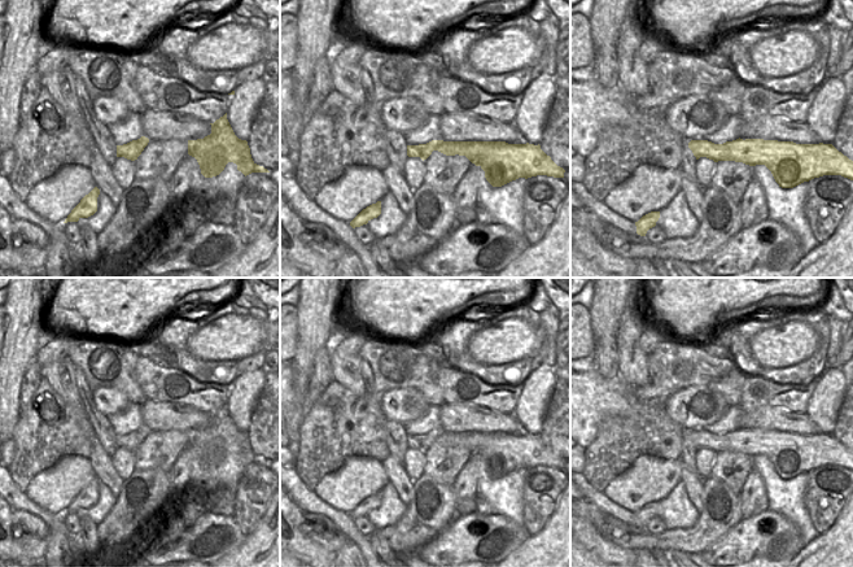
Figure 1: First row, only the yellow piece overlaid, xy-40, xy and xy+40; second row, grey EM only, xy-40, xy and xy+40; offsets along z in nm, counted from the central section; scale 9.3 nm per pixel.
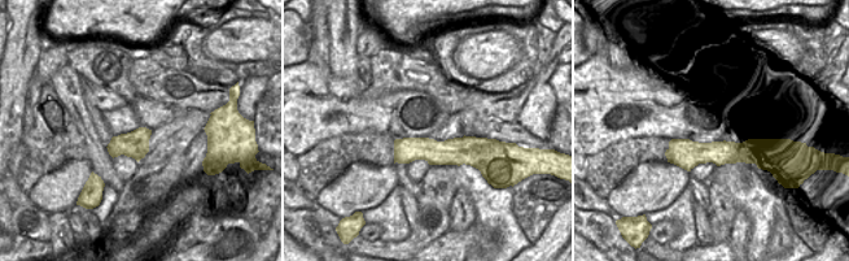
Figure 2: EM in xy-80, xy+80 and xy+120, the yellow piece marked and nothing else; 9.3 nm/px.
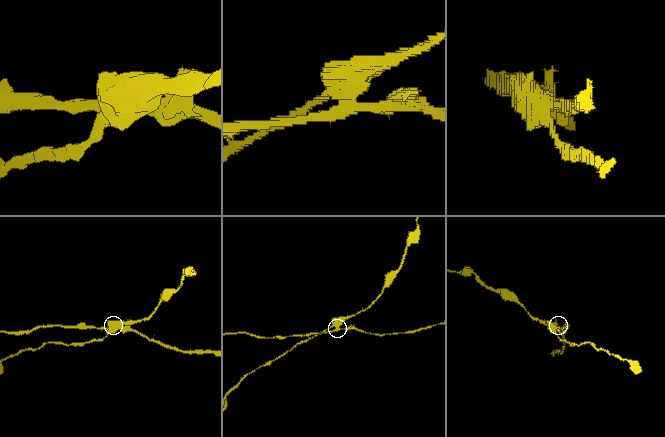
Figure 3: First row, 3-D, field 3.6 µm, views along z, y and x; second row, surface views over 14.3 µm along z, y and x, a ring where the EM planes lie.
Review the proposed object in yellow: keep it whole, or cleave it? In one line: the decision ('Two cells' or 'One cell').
Two cells.

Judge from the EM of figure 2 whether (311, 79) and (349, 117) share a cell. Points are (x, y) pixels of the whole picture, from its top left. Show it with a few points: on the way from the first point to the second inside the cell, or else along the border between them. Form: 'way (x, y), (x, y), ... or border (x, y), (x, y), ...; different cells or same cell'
way (320, 88), (340, 108); same cell

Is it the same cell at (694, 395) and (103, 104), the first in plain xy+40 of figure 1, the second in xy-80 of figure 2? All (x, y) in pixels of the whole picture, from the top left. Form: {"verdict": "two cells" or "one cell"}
{"verdict": "one cell"}

